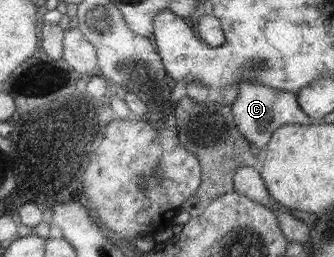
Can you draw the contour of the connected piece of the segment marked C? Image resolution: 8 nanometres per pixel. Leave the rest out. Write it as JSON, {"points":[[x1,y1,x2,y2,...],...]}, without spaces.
{"points":[[241,81,238,84,238,94,232,108,236,127,239,128,240,134,244,136,245,141,251,147,259,150,259,155,264,151,265,146,271,140,272,133,278,127,289,125,290,123,310,124,308,115,305,115,300,110,295,93,279,91,259,83]]}

